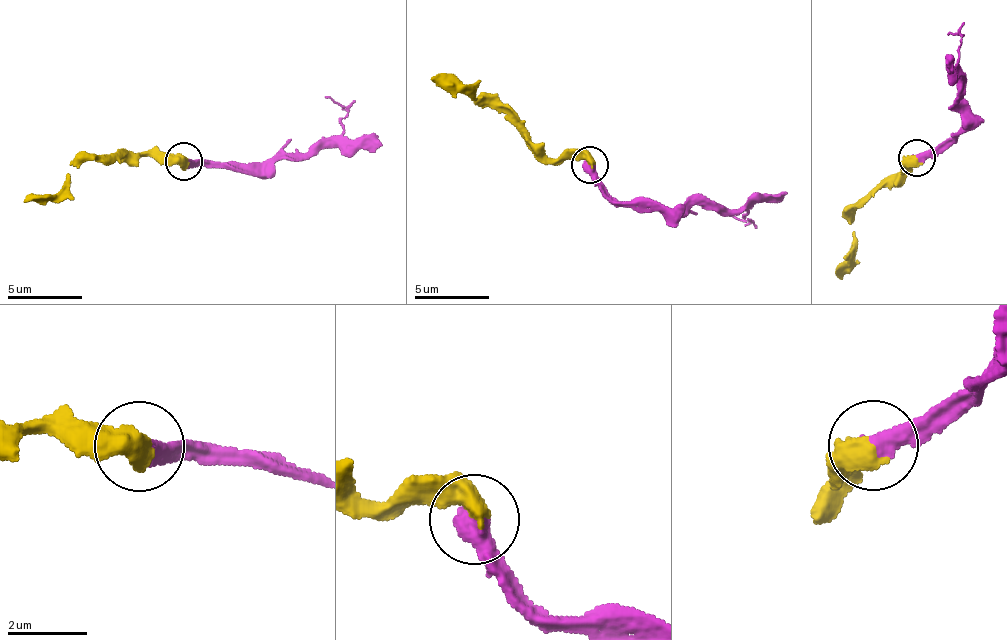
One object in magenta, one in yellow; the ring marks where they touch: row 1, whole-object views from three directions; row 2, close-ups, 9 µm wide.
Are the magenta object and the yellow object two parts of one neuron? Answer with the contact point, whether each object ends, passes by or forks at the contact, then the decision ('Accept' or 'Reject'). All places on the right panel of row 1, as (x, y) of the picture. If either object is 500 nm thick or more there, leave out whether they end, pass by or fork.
Place: (916, 158). Accept

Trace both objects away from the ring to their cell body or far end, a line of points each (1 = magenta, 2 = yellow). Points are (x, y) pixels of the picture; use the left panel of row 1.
1: (182, 160), (242, 162), (317, 154), (343, 132), (347, 116), (325, 98)
2: (183, 159), (135, 153), (121, 147), (69, 166), (61, 191), (25, 200)

